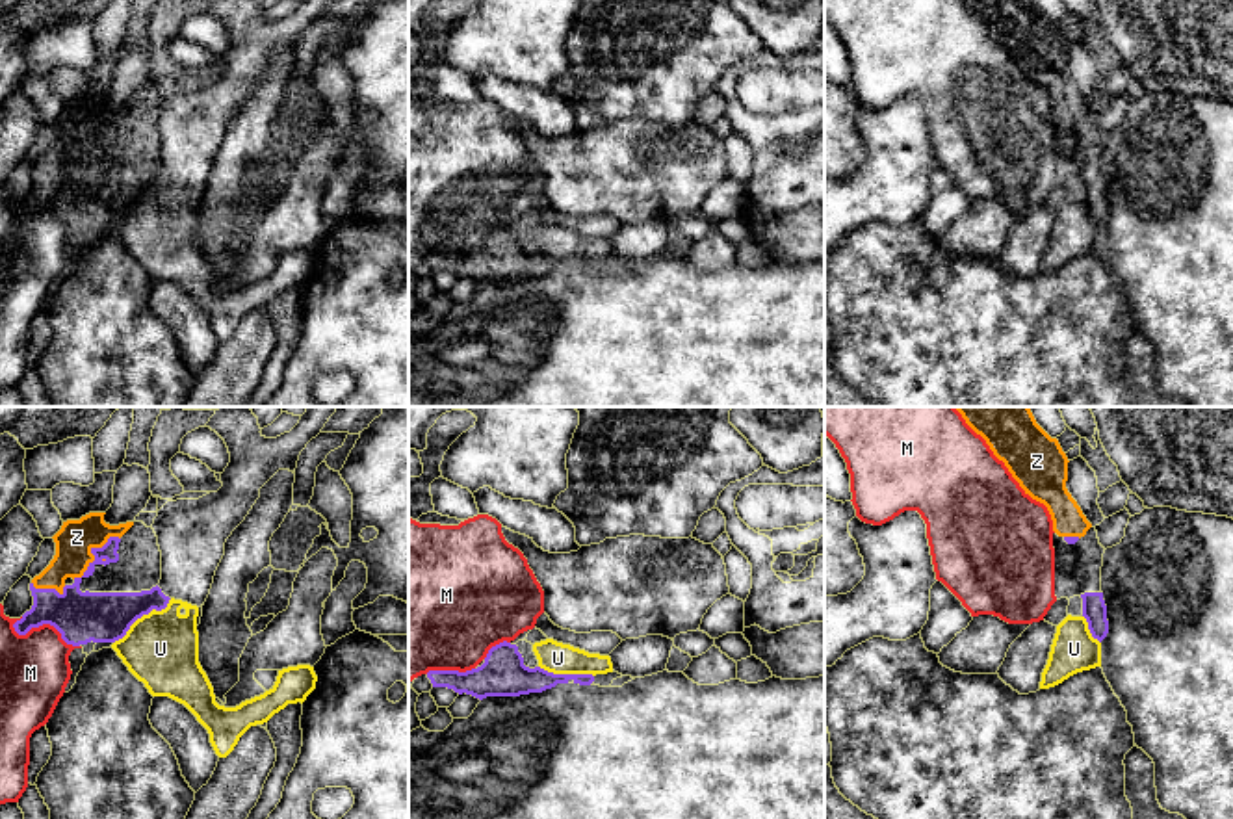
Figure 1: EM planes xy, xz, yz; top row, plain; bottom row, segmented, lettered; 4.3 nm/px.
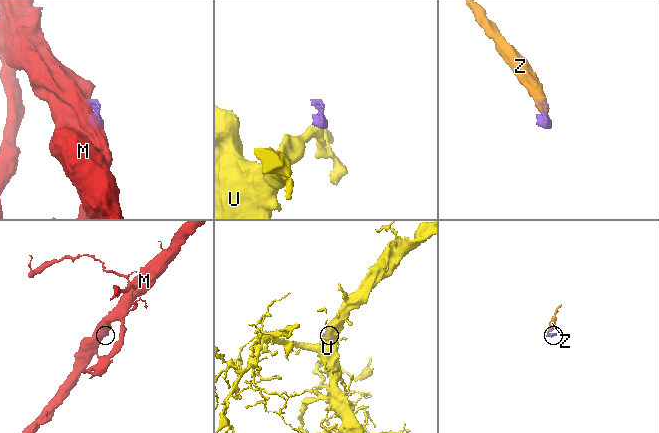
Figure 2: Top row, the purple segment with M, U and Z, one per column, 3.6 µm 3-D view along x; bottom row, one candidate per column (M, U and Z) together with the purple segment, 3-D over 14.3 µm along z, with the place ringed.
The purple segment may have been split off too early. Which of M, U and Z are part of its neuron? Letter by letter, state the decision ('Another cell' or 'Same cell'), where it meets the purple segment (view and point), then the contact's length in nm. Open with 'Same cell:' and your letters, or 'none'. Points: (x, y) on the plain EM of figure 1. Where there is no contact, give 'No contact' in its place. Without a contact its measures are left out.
Same cell: Z
M: Another cell. Touches purple at xy (45, 207). Shared border 320 nm
U: Another cell. Touches purple at xy (142, 199). Shared border 320 nm
Z: Same cell. Touches purple at xy (91, 136). Shared border 280 nm

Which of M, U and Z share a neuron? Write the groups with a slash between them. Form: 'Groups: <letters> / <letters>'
Groups: M / U / Z

